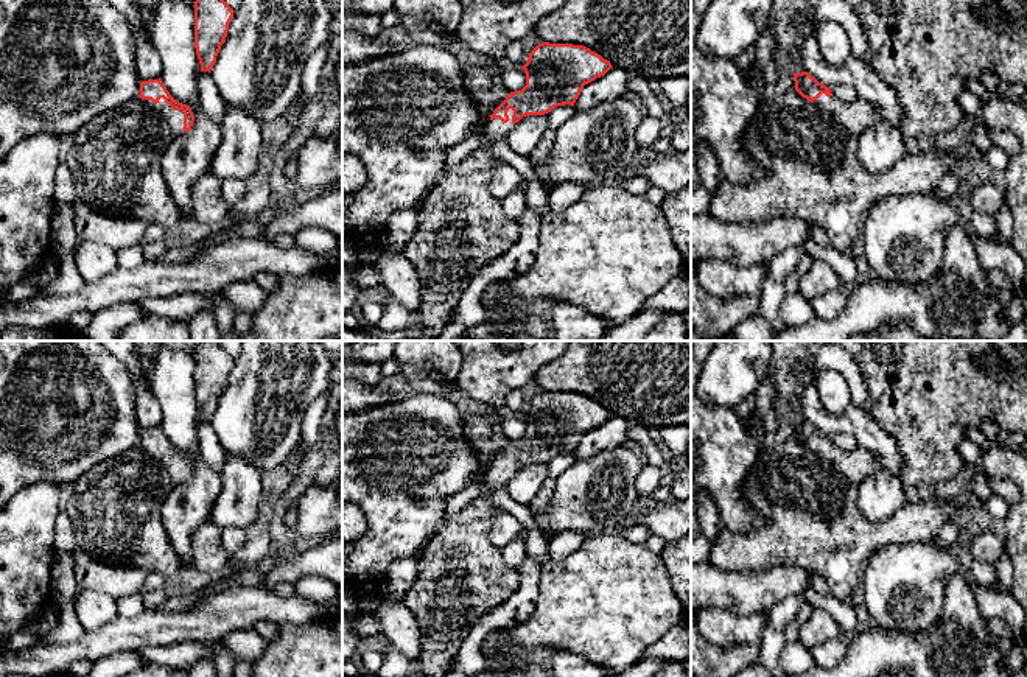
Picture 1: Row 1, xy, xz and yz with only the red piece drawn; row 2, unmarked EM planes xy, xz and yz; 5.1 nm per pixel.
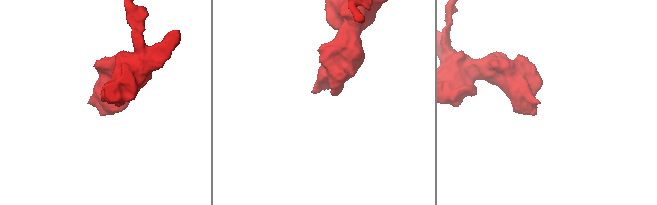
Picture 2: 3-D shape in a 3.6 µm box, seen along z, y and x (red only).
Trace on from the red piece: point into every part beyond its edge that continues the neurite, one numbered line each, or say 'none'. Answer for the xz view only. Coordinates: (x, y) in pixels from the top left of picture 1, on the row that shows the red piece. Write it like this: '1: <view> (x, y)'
1: xz (494, 129)

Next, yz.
1: yz (858, 115)

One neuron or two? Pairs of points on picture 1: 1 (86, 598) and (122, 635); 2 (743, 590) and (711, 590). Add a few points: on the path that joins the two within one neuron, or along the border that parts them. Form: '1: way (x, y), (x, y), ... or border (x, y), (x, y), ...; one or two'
1: border (117, 615), (86, 632); two
2: way (735, 590), (719, 590); one

